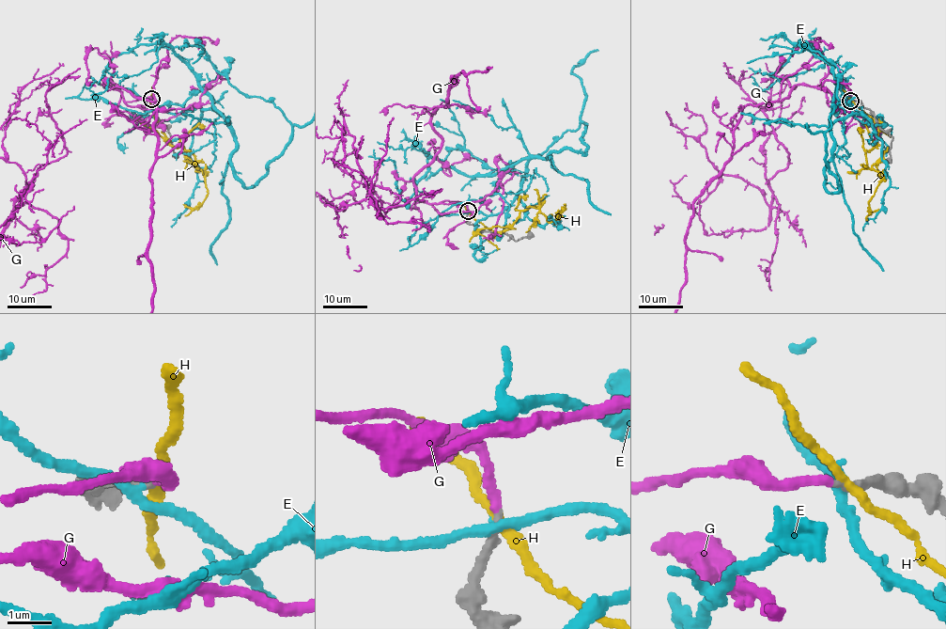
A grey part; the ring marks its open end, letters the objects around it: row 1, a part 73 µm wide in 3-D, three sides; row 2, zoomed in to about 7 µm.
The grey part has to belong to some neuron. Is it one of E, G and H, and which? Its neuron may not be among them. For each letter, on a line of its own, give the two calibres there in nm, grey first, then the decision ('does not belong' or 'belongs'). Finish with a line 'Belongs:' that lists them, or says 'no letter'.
E: 220/200 nm | does not belong
G: 180/200 nm | belongs
H: 200/200 nm | does not belong
Belongs: G

